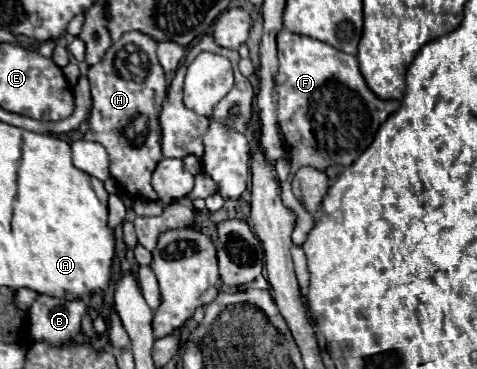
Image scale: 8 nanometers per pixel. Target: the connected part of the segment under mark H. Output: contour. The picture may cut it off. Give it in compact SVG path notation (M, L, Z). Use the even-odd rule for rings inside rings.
M128 32L114 42L100 64L88 68L92 112L86 140L100 142L110 156L110 174L134 198L156 200L150 176L162 158L158 114L166 98L164 70L156 58L156 42L140 32Z

